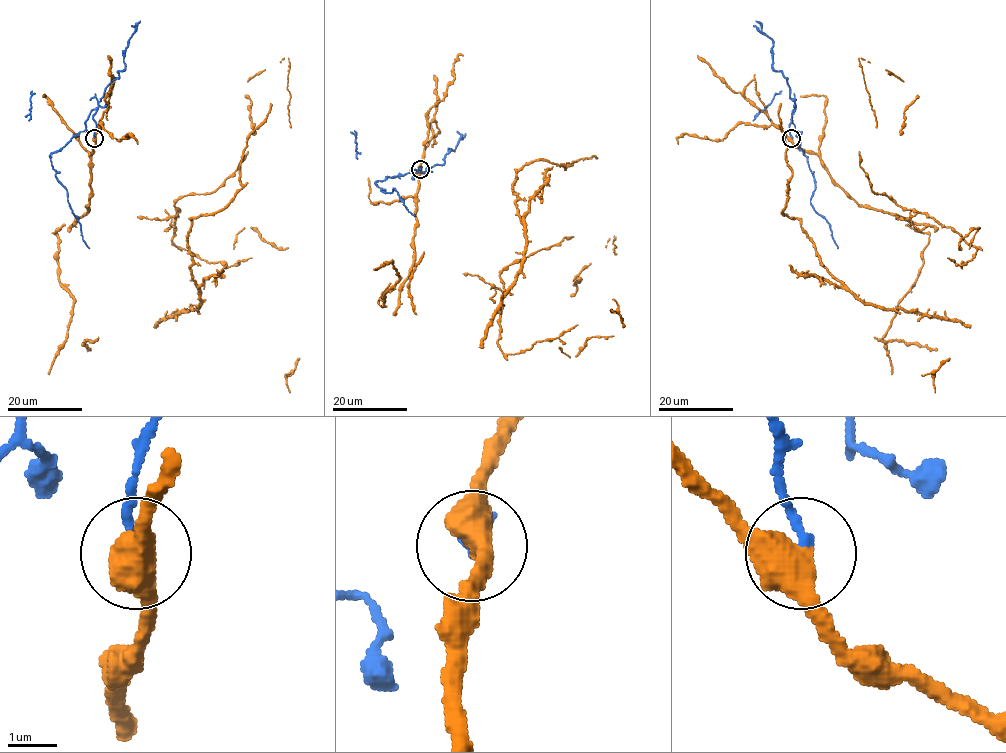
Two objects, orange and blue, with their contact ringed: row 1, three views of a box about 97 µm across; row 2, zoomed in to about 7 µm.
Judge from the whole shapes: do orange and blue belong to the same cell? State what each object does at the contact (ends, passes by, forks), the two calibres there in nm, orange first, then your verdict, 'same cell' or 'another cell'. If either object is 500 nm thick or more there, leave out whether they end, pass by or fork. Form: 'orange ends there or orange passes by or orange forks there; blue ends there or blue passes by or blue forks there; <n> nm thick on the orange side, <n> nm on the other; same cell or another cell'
550 nm thick on the orange side, 170 nm on the other; another cell

